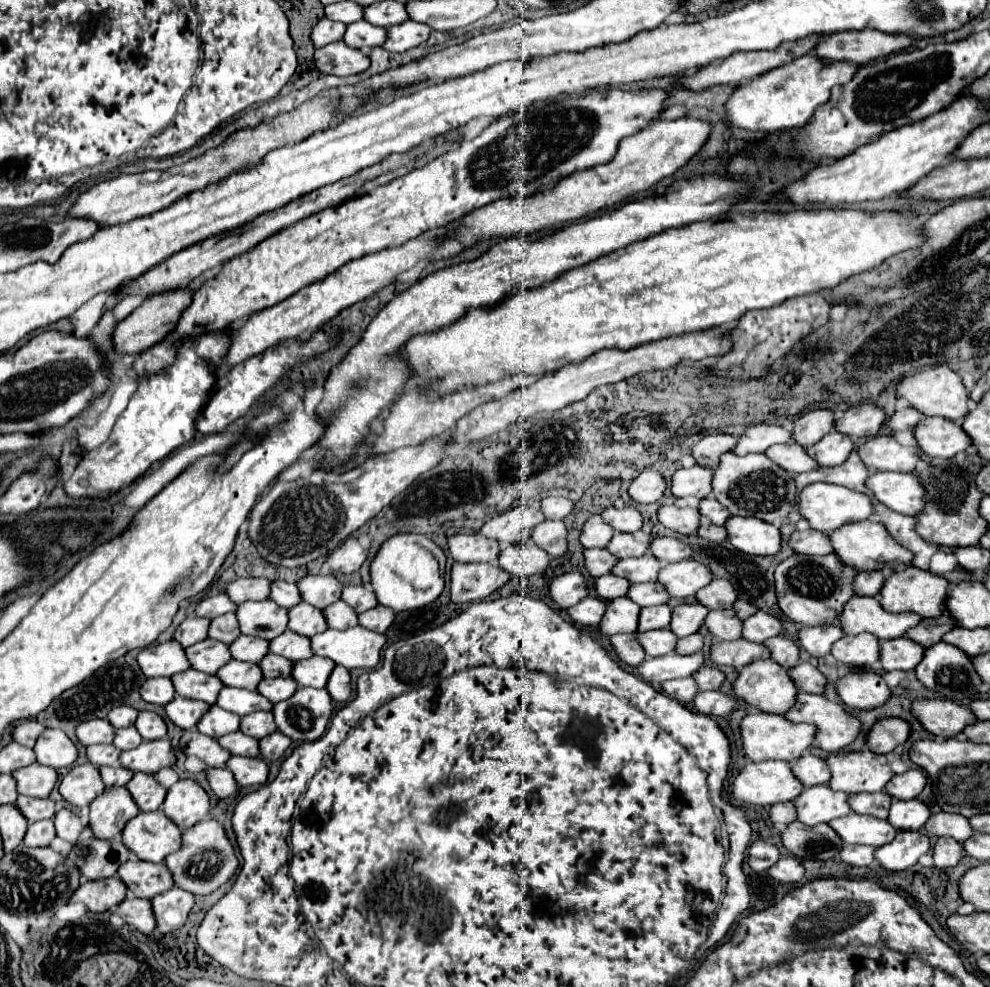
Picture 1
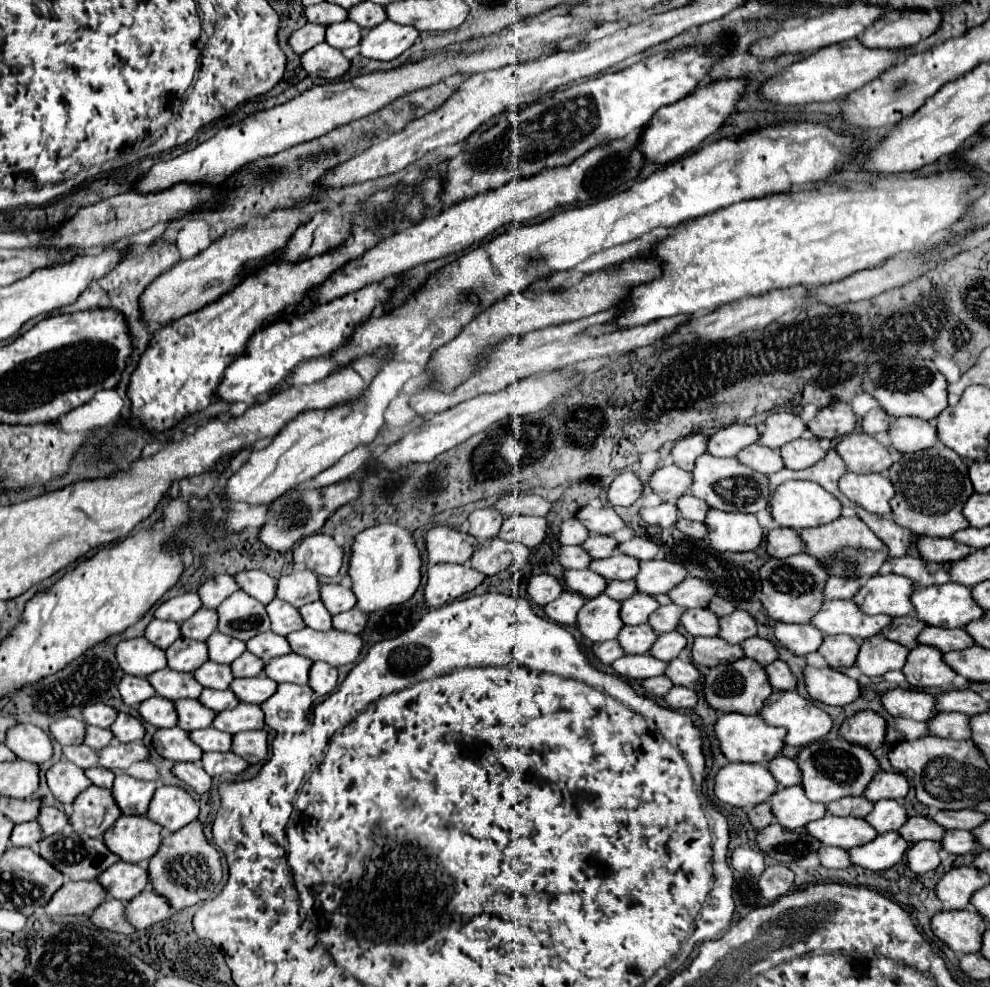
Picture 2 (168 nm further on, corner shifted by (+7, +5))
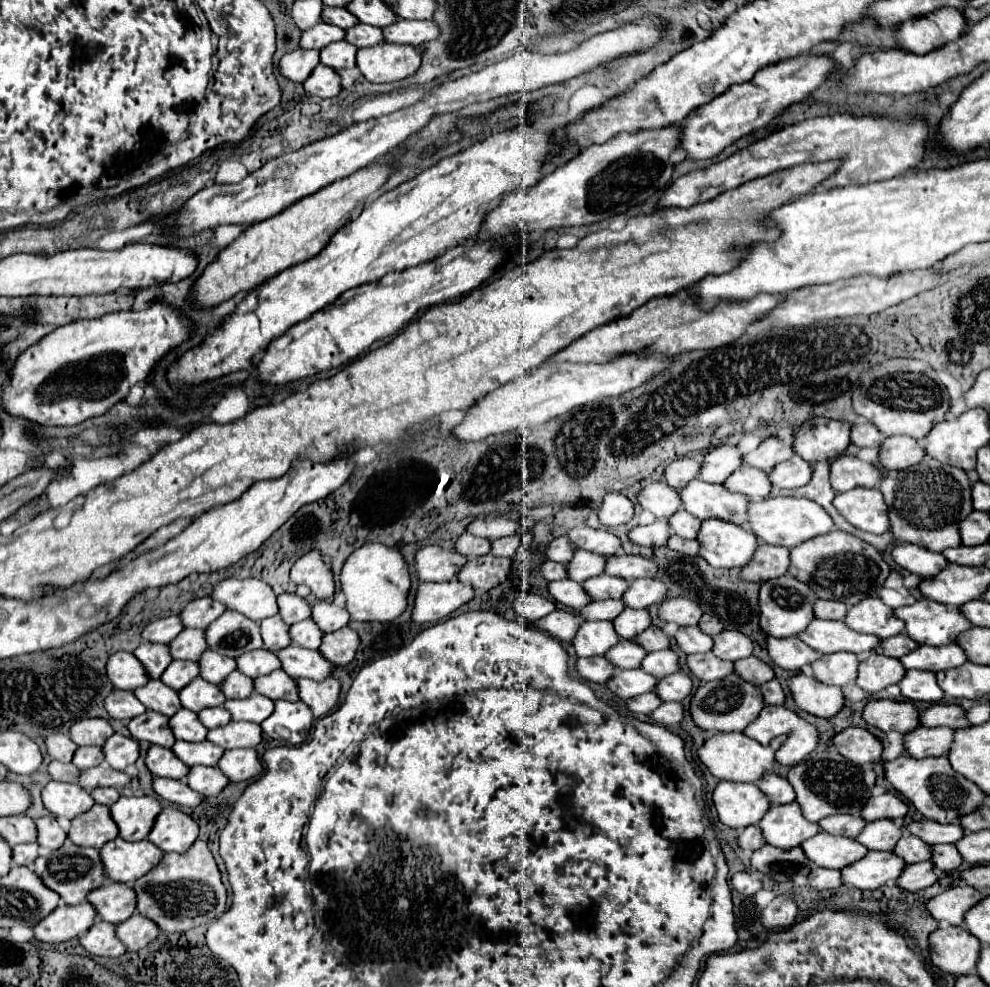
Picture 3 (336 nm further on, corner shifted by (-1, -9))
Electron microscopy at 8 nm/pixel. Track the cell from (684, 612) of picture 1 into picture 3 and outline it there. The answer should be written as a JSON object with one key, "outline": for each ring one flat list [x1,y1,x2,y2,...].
{"outline":[[650,626,650,628,648,628,648,630,644,630,642,634,638,634,638,636,634,638,634,642,636,642,638,646,642,646,646,652,664,650,664,648,668,648,668,646,670,646,668,636,666,636,660,628,656,628,656,626]]}

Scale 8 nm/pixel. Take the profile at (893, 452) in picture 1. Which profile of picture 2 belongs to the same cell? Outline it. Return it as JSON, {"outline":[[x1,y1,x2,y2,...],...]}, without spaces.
{"outline":[[864,432,844,436,836,450,844,458,850,472,886,472,892,466,890,450,874,436]]}

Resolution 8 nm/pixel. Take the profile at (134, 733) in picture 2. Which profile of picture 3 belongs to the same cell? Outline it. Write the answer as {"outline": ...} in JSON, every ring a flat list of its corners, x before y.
{"outline":[[114,734,104,742,102,754,110,768,126,770,126,766,130,766,138,760,138,742,134,742,128,736]]}

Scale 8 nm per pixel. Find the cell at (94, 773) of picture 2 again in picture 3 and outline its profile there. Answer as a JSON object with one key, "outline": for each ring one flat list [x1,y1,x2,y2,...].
{"outline":[[94,788,90,792,90,796,94,798,94,802,104,804,104,806,112,806,120,798,120,794,116,792,116,788]]}

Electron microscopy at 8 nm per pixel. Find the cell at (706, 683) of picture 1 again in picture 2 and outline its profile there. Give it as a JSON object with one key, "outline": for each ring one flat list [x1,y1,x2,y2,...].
{"outline":[[680,658,670,662,670,668,666,668,666,676,670,676,670,680,674,680,676,686,692,686,698,682,700,672,692,662,682,662]]}

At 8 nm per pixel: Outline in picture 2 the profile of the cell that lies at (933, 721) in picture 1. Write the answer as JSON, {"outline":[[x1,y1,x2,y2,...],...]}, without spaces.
{"outline":[[902,688,888,690,882,696,882,704,896,718,930,720,938,714,936,698,920,690,902,690]]}

